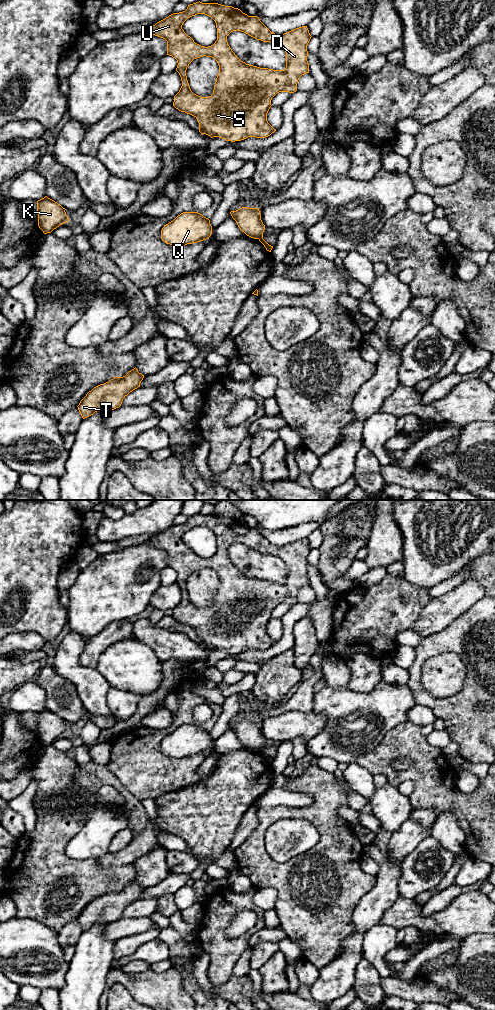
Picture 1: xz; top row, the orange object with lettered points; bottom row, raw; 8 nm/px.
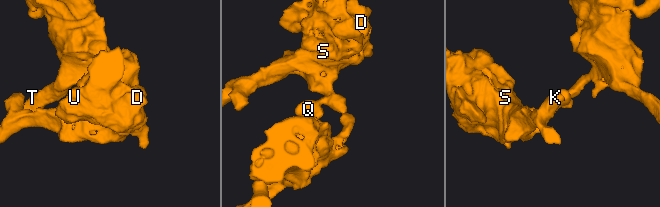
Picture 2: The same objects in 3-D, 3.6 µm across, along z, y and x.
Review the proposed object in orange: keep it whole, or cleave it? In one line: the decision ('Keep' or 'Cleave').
Cleave

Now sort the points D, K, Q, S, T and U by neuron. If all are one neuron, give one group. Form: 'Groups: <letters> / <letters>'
Groups: D K Q S U / T

